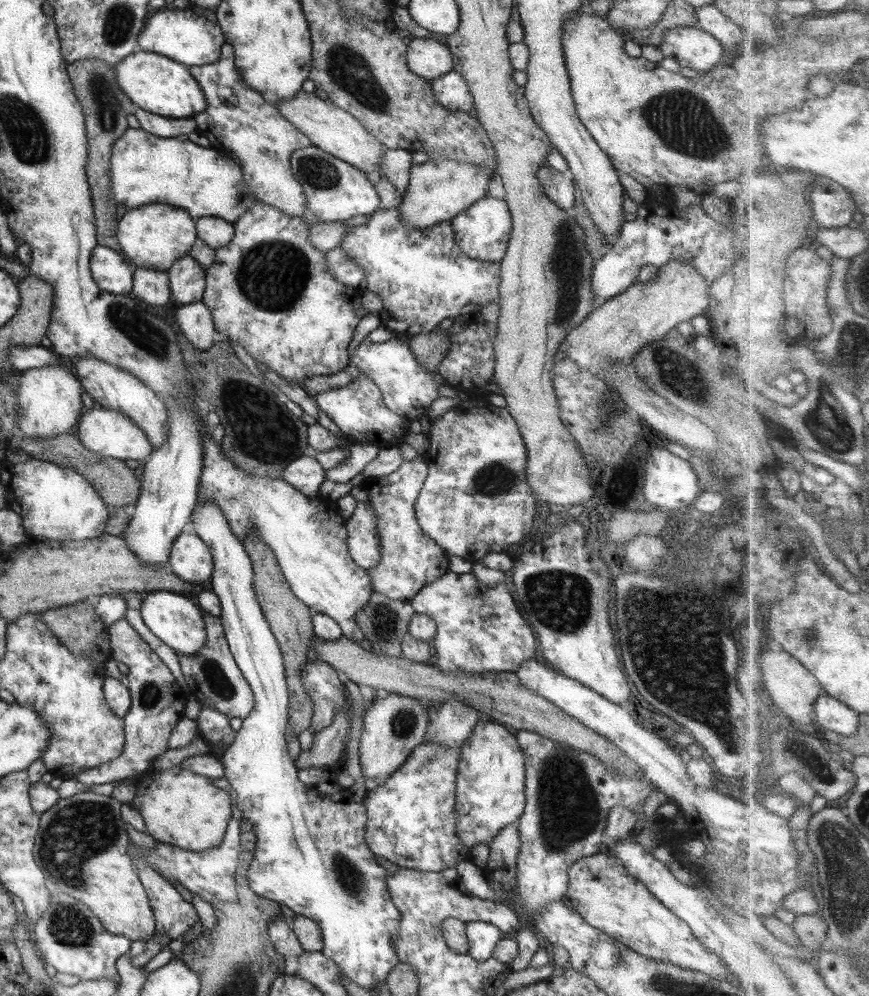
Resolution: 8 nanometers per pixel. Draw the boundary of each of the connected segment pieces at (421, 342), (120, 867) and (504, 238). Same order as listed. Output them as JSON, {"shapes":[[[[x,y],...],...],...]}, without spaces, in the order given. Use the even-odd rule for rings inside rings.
{"shapes":[[[[437,328],[433,332],[426,332],[409,339],[408,346],[416,355],[418,363],[434,373],[434,371],[438,371],[438,366],[450,348],[451,336],[450,330]]],[[[92,791],[58,800],[41,815],[33,854],[44,876],[58,890],[80,900],[104,928],[131,941],[147,941],[156,932],[154,909],[128,855],[129,837],[121,818],[122,803]]],[[[489,196],[471,205],[465,212],[458,214],[451,222],[455,241],[463,255],[490,263],[501,263],[506,255],[507,244],[511,236],[512,218],[505,200],[498,200]]]]}

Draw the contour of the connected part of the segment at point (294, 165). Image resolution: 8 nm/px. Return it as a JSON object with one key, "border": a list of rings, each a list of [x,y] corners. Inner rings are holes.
{"border":[[[311,144],[294,151],[291,156],[291,169],[305,193],[308,210],[320,222],[344,222],[355,216],[372,215],[381,208],[381,197],[376,191],[373,177],[317,146]]]}

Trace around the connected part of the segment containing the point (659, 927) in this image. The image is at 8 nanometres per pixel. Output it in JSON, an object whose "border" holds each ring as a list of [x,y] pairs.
{"border":[[[601,851],[574,861],[568,870],[568,882],[569,888],[563,900],[566,900],[586,923],[630,947],[641,956],[702,972],[718,980],[732,978],[726,963],[706,949],[700,943],[700,939],[694,936],[691,928],[656,900],[652,892],[646,888],[646,884],[634,878],[616,856]]]}

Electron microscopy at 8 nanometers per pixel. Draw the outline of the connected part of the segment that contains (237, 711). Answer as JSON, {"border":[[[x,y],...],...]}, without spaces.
{"border":[[[204,614],[206,643],[194,655],[179,655],[185,688],[203,706],[222,712],[225,716],[246,719],[254,709],[254,698],[229,649],[220,617]]]}

